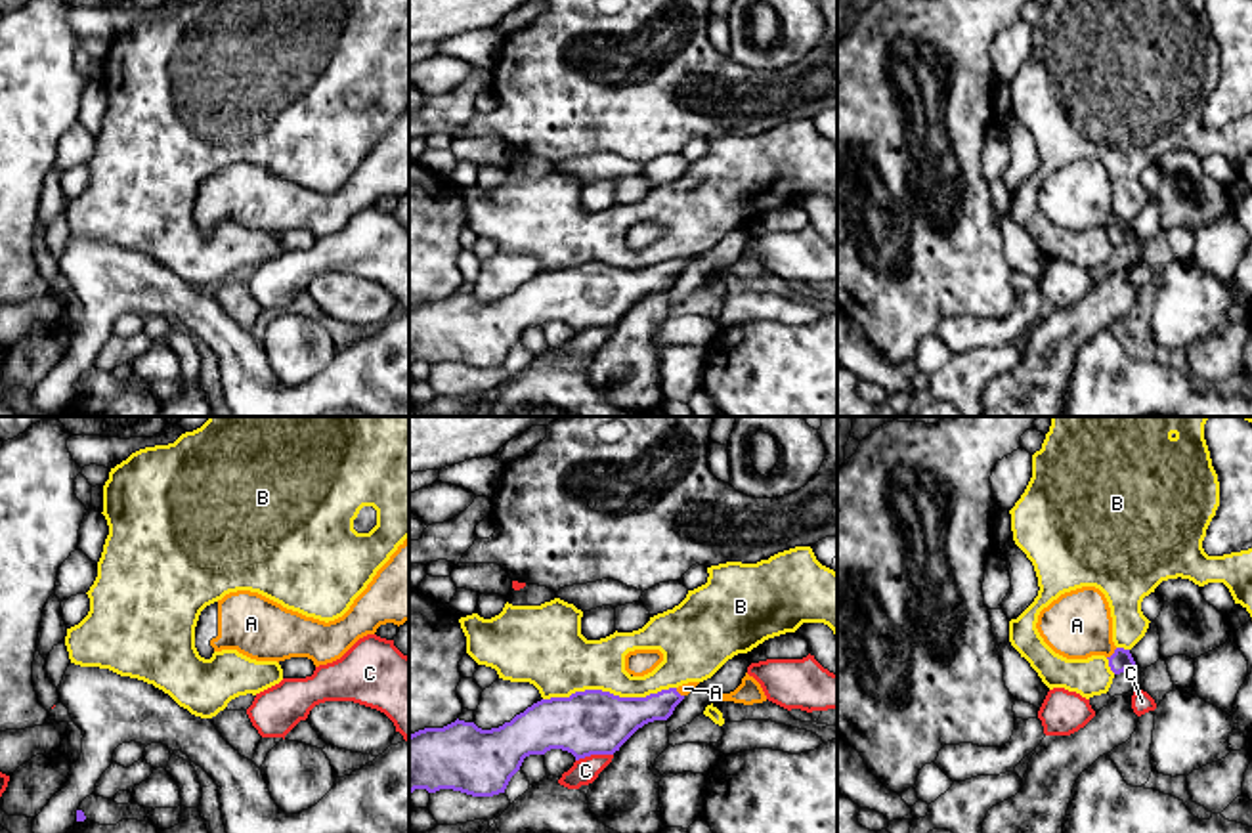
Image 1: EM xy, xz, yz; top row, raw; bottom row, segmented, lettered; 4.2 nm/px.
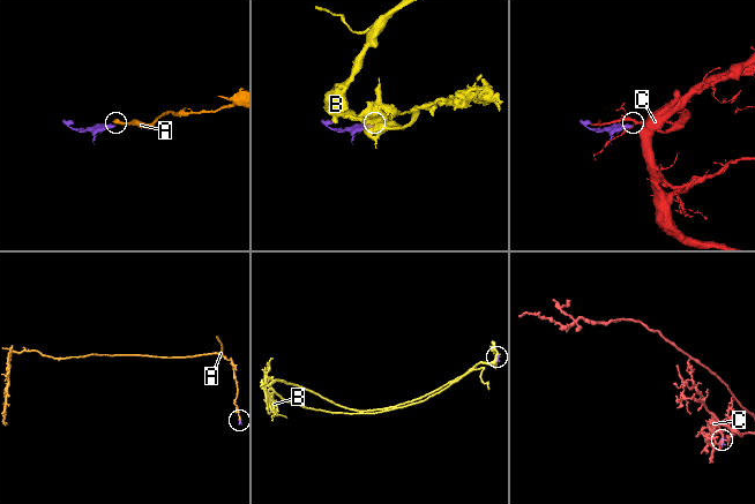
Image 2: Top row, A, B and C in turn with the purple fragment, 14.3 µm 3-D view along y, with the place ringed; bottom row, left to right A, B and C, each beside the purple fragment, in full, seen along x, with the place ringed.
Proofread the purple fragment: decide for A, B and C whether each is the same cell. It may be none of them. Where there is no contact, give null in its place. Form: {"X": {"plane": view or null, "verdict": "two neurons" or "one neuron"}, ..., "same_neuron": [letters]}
{"A": {"plane": "yz", "verdict": "one neuron"}, "B": {"plane": "xz", "verdict": "two neurons"}, "C": {"plane": "xz", "verdict": "two neurons"}, "same_neuron": ["A"]}

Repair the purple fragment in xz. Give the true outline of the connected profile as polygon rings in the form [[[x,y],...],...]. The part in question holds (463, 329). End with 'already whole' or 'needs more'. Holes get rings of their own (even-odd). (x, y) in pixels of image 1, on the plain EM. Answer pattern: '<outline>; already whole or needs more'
[[[688,254],[646,269],[619,269],[602,262],[585,262],[570,269],[541,271],[510,294],[491,302],[459,290],[443,300],[419,302],[409,308],[409,367],[415,361],[428,365],[453,361],[472,369],[493,369],[505,365],[510,350],[529,327],[545,327],[550,321],[568,323],[575,332],[591,327],[614,327],[644,296],[667,292],[698,256]]]; needs more

